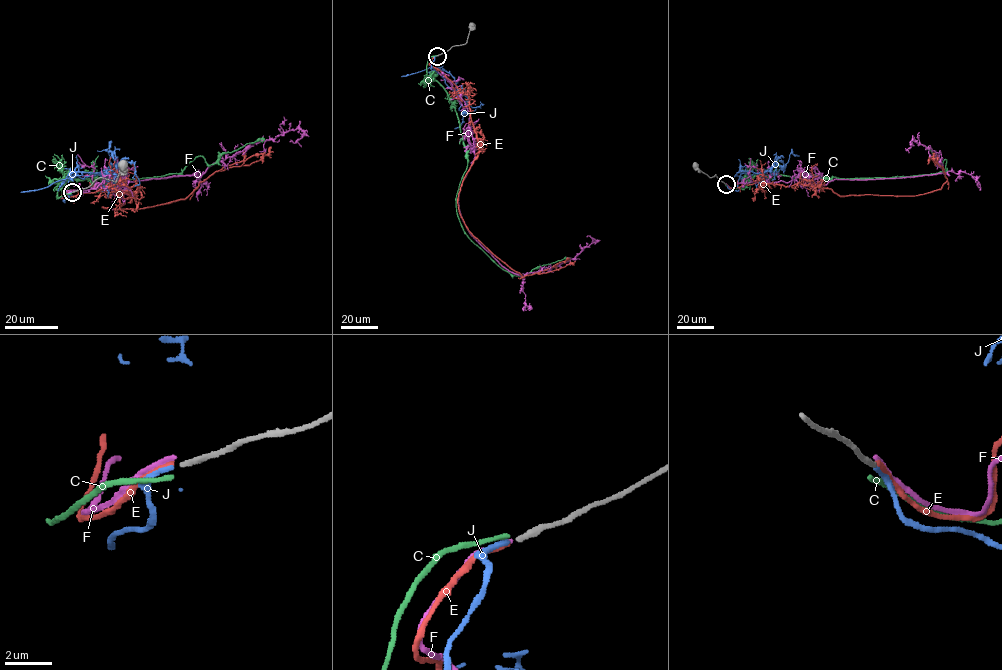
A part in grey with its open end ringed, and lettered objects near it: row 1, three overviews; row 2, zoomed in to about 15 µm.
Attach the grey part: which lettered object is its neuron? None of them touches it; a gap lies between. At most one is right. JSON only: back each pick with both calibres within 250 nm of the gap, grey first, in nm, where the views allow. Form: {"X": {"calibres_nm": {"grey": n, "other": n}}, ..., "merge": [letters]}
{"J": {"calibres_nm": {"grey": 240, "other": 200}}, "merge": ["J"]}

